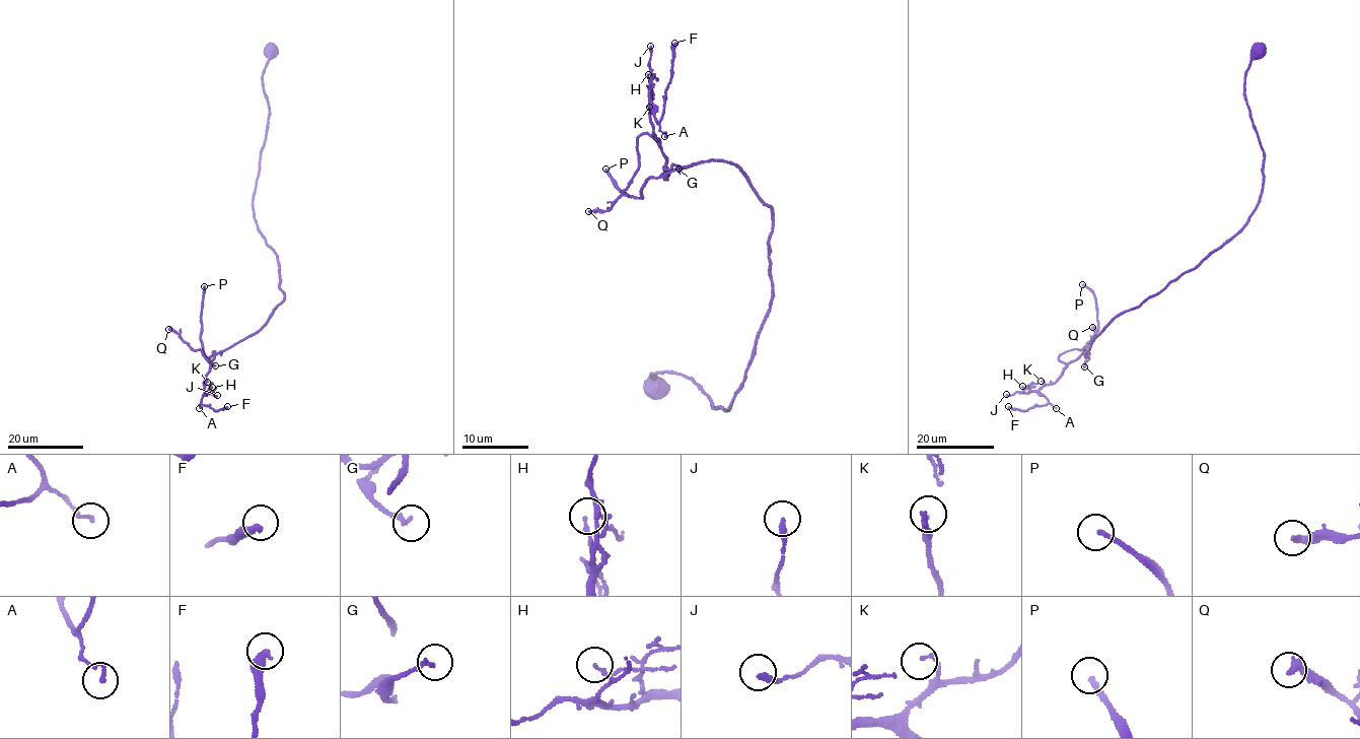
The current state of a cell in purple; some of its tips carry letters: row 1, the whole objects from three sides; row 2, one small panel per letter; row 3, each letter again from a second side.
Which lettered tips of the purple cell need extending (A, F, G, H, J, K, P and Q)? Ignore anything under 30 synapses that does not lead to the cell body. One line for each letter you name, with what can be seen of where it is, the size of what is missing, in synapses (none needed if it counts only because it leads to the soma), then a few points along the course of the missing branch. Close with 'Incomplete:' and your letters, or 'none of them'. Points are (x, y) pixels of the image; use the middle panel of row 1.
P: (605, 169) | 160 syn
Incomplete: P

